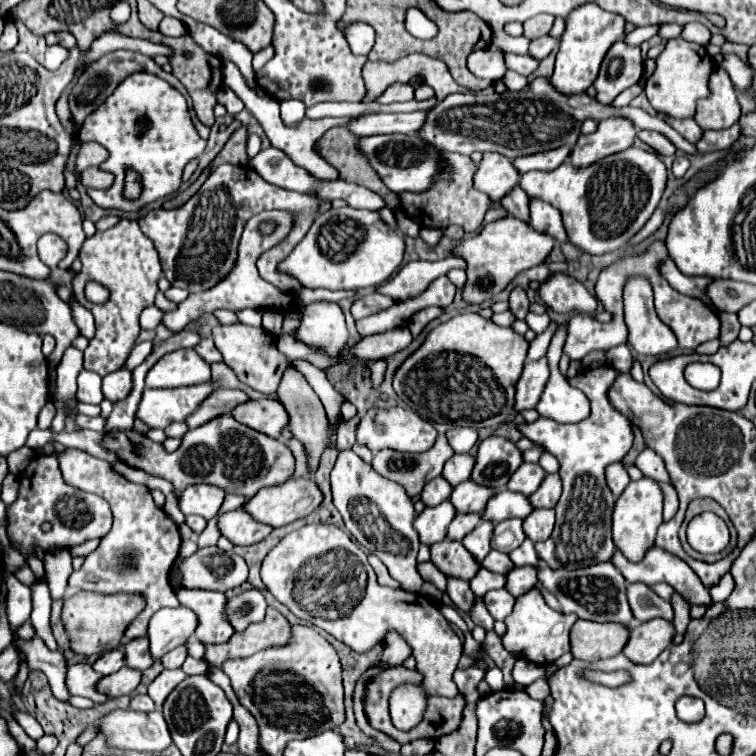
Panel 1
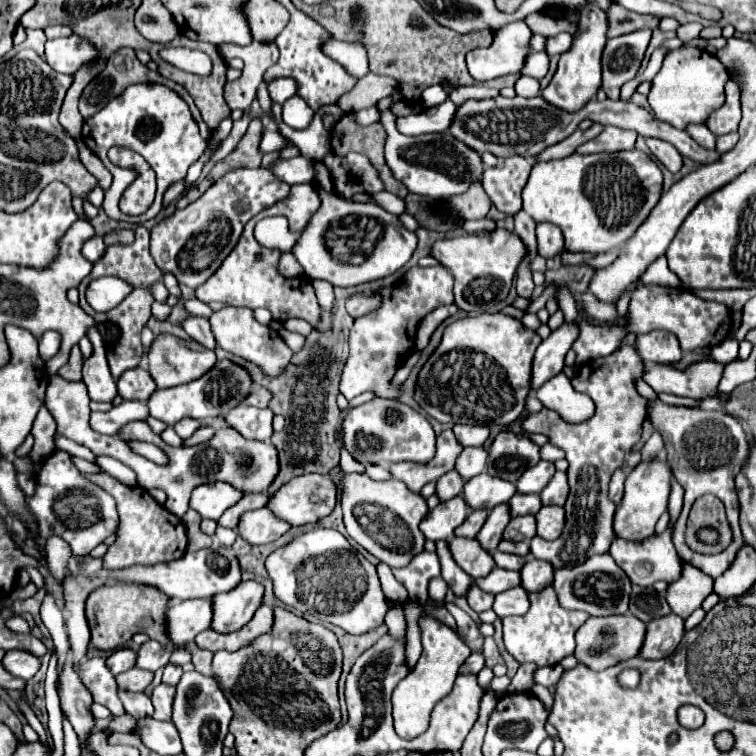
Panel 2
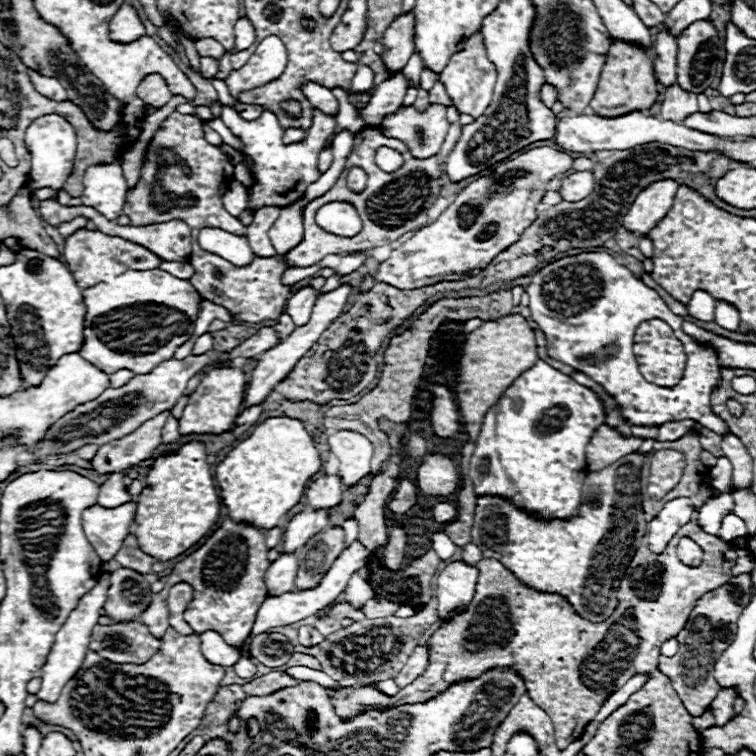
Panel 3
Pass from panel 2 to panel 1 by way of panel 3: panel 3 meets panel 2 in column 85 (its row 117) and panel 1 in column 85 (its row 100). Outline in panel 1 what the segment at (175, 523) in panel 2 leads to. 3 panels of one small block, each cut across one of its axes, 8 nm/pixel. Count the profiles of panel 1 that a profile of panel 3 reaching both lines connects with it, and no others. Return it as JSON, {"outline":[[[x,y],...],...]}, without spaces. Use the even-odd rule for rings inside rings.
{"outline":[[[68,448],[66,452],[58,454],[60,470],[64,474],[66,483],[102,496],[114,514],[112,530],[102,538],[100,546],[86,556],[86,562],[80,570],[72,572],[68,586],[78,586],[82,590],[114,594],[114,592],[138,592],[146,598],[146,610],[128,626],[124,640],[130,642],[132,638],[146,636],[148,620],[160,608],[176,608],[180,606],[174,590],[168,584],[170,566],[178,558],[180,550],[180,532],[174,520],[154,504],[148,486],[132,484],[120,474],[116,474],[108,462],[94,458],[82,450]]]}

